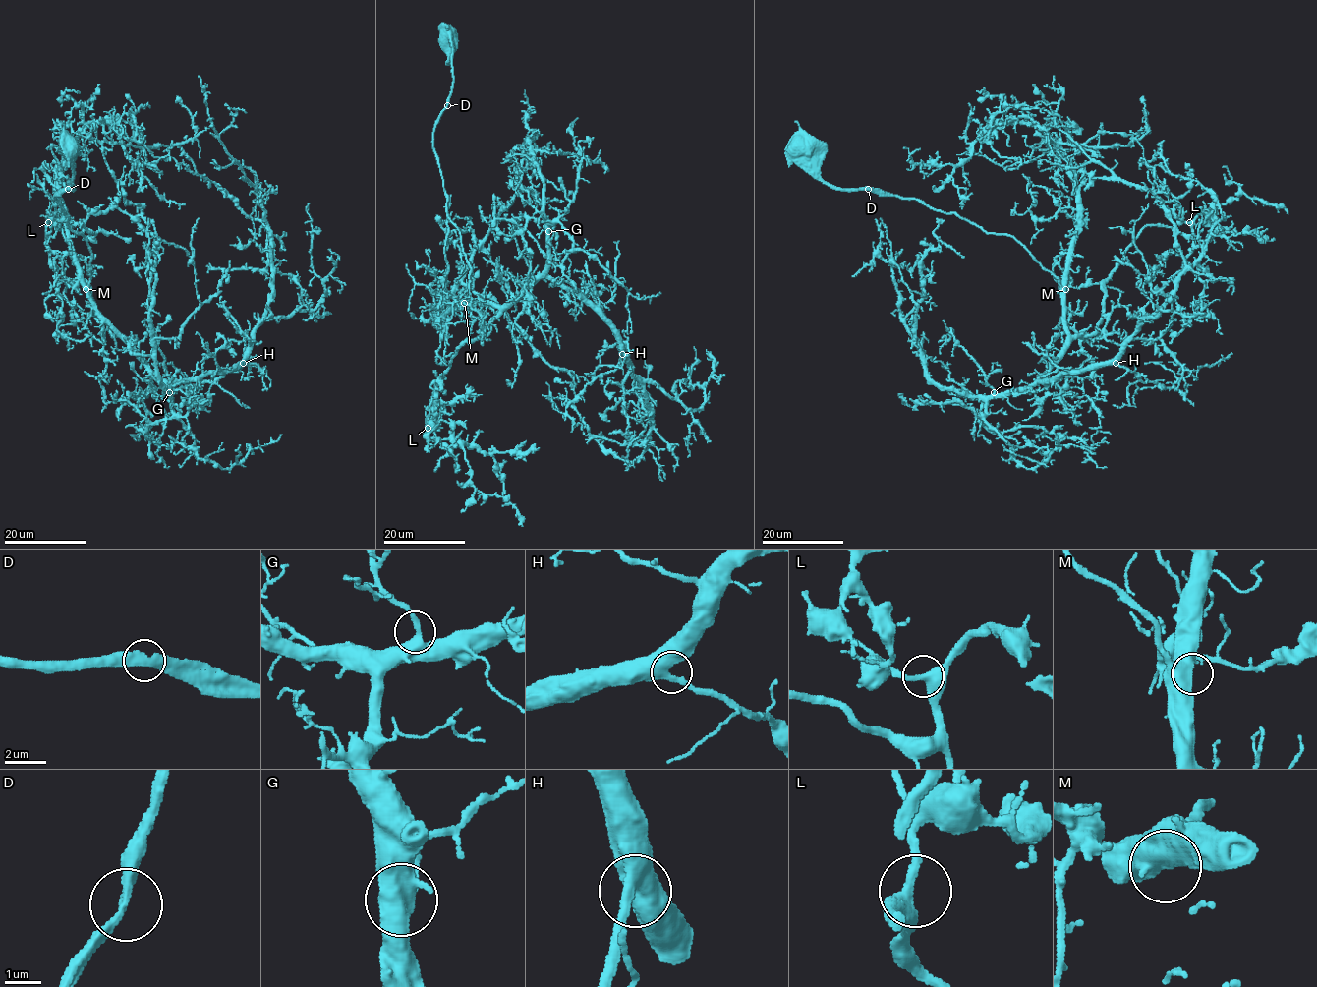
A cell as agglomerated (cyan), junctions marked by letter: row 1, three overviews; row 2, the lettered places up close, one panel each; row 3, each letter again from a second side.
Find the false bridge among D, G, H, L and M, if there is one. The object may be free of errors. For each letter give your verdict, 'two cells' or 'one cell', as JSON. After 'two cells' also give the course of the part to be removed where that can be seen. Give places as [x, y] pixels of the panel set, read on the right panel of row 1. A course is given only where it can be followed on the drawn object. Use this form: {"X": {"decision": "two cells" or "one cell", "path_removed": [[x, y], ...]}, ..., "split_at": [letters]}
{"D": {"decision": "one cell"}, "G": {"decision": "one cell"}, "H": {"decision": "one cell"}, "L": {"decision": "one cell"}, "M": {"decision": "one cell"}, "split_at": []}

